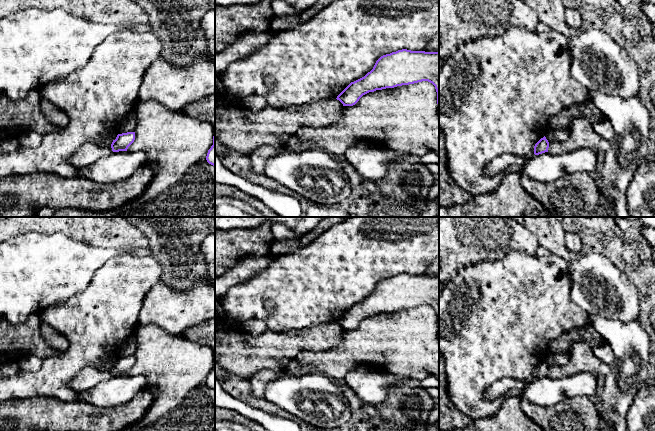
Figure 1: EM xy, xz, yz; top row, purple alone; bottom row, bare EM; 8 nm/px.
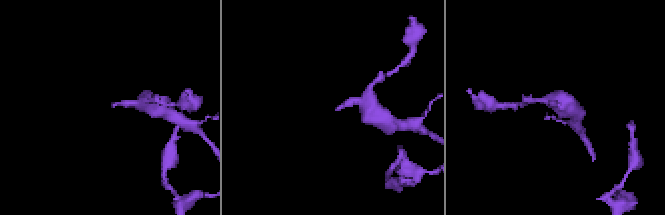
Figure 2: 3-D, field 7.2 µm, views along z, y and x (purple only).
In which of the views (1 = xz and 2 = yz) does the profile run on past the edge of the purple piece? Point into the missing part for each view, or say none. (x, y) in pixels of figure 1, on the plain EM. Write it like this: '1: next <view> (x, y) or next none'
1: next none
2: next none

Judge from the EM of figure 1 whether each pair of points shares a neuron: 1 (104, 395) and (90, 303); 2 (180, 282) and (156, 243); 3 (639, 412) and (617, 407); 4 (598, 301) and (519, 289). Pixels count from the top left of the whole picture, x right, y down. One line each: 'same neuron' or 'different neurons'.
1: different neurons
2: same neuron
3: different neurons
4: different neurons

